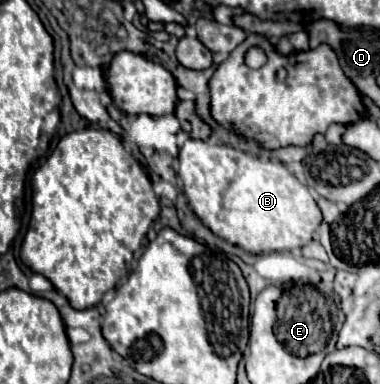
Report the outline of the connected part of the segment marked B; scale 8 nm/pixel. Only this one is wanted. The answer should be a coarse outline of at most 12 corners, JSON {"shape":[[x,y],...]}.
{"shape":[[187,139],[195,215],[249,253],[307,245],[321,223],[281,161]]}

